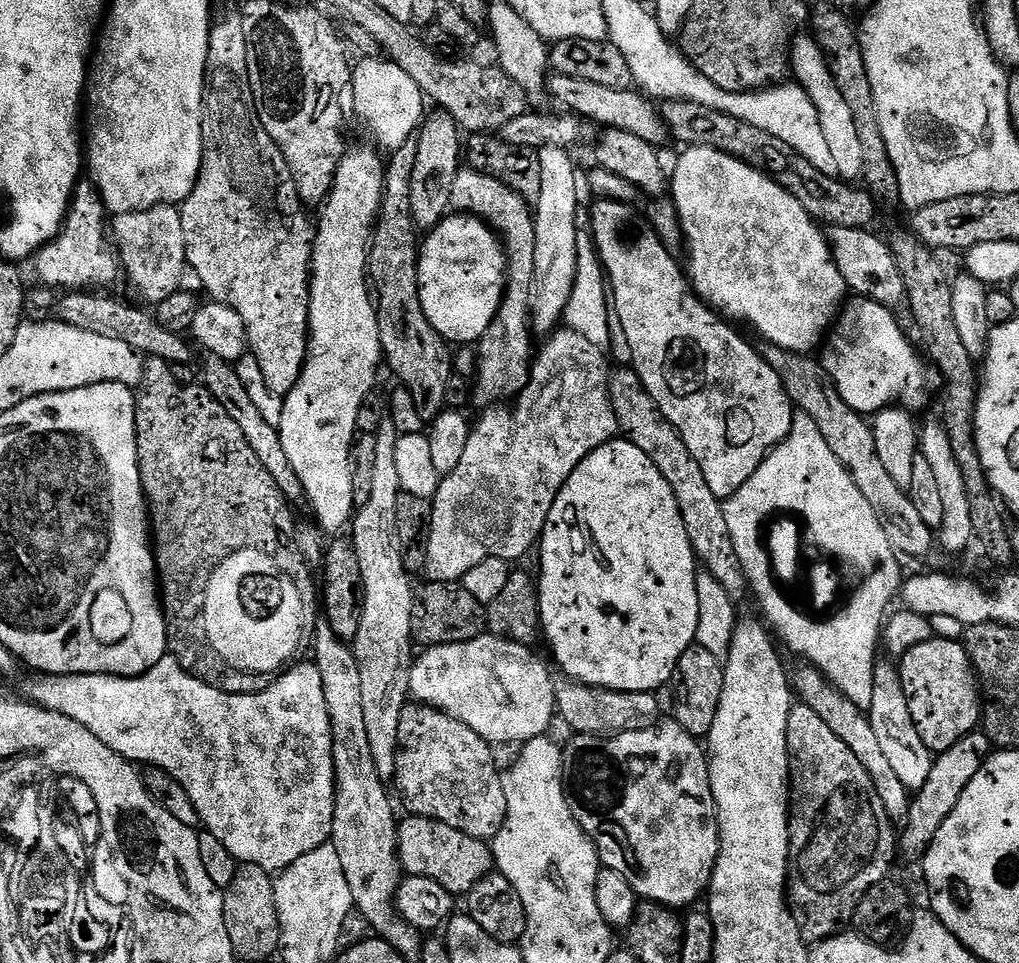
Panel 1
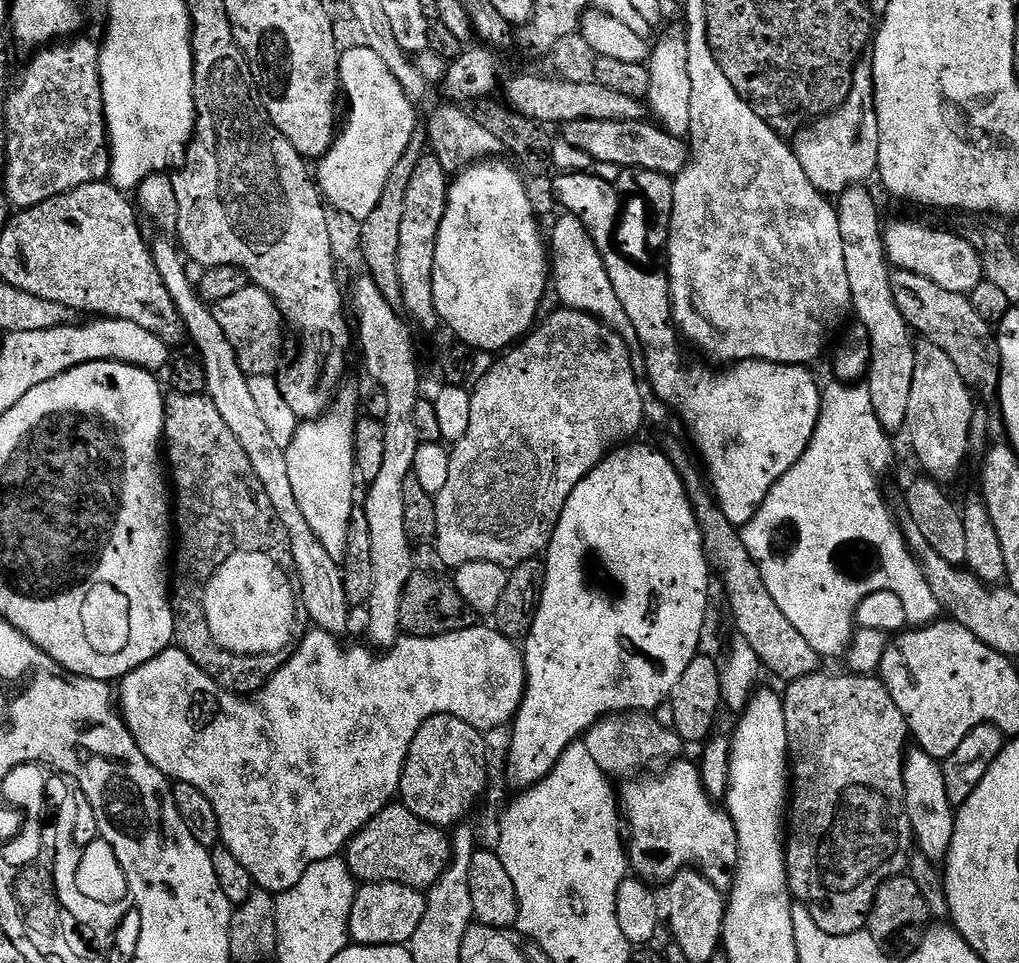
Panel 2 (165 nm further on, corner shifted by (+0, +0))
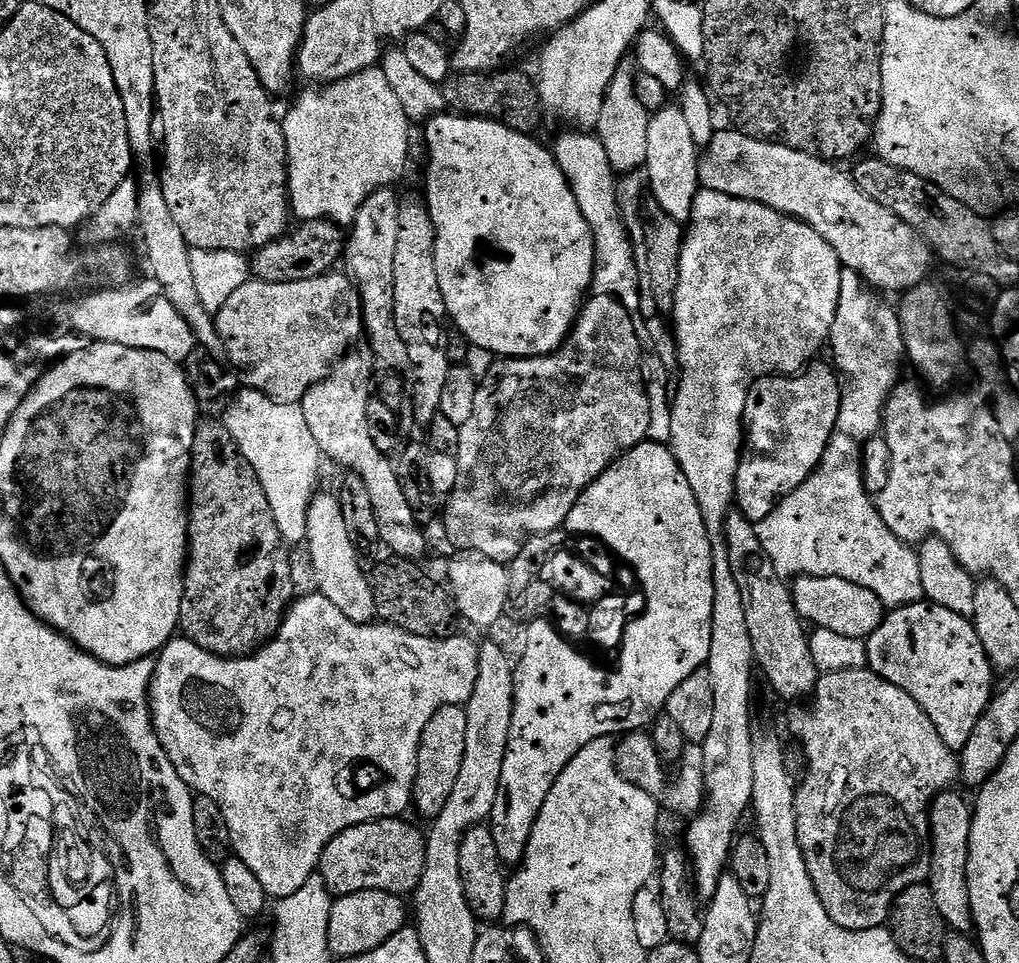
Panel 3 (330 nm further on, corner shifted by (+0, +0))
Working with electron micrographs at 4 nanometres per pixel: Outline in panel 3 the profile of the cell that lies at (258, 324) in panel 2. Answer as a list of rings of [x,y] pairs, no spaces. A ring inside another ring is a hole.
[[[333,270],[327,276],[310,278],[302,282],[290,282],[289,284],[271,284],[249,278],[245,284],[238,286],[238,290],[234,290],[234,294],[230,294],[230,299],[222,306],[222,310],[215,313],[214,319],[216,329],[219,330],[220,340],[224,344],[227,359],[232,359],[233,366],[240,371],[241,378],[253,388],[253,393],[263,394],[274,402],[282,402],[283,404],[299,404],[312,387],[322,383],[332,373],[332,367],[338,363],[341,356],[349,351],[352,345],[348,344],[354,343],[358,338],[361,339],[364,330],[364,321],[360,314],[360,293],[357,292],[356,285],[352,283],[351,279],[340,270]]]

